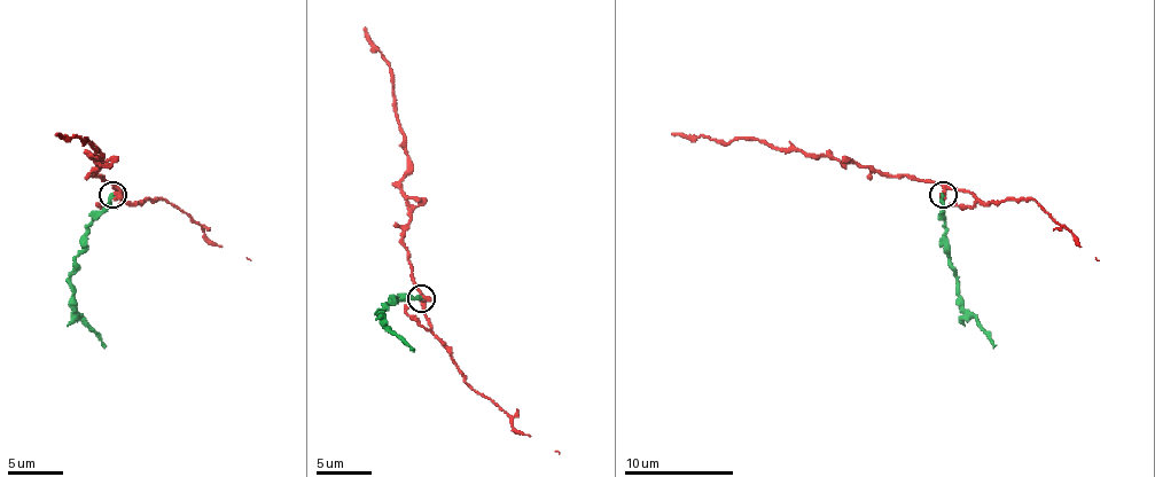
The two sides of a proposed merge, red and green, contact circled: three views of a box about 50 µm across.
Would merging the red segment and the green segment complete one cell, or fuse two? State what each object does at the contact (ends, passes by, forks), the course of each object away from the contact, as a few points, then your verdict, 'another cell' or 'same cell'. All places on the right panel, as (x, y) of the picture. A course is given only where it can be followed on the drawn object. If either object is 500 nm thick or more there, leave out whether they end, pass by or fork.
red ends; green ends; course red (943, 195), (946, 189), (935, 181), (858, 167), (834, 157), (781, 151), (743, 138), (716, 143), (672, 135); course green (943, 195), (946, 256), (959, 305), (990, 337), (992, 349); another cell

